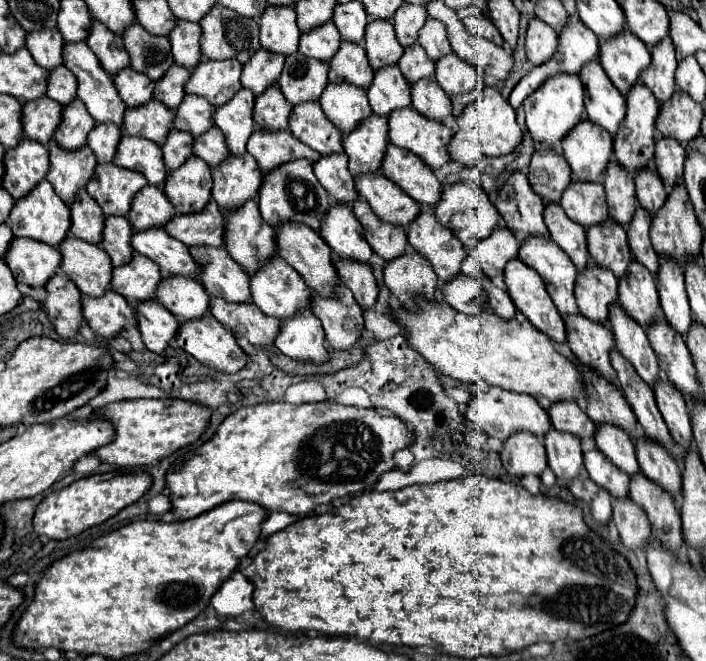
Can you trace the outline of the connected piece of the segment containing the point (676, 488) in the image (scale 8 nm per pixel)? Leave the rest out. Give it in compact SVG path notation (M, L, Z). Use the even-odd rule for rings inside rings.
M640 438L636 444L636 456L642 474L656 482L662 490L666 490L672 498L678 498L682 492L682 474L678 464L670 458L668 452L662 450L656 442L648 438Z

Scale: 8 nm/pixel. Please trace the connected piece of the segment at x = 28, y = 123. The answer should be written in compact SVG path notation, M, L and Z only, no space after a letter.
M48 96L36 102L26 102L22 108L24 136L48 146L56 128L62 122L62 110L64 108L56 100L50 100Z

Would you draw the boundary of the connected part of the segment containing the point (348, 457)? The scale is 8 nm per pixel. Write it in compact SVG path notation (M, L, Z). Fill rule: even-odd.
M272 402L272 404L256 404L256 406L248 406L248 408L238 408L236 412L230 414L230 418L224 418L220 424L220 430L208 440L204 442L200 448L196 448L196 454L192 454L186 462L178 464L172 472L166 474L166 488L170 490L170 512L174 512L174 516L178 520L186 520L186 518L196 518L198 514L212 510L228 500L246 500L246 502L254 502L258 506L262 506L268 512L288 512L292 516L304 516L306 512L314 510L316 504L330 504L336 498L342 498L346 494L360 494L360 492L368 492L372 490L372 484L378 480L378 476L382 472L388 472L394 468L392 464L392 454L396 450L406 448L412 442L412 432L404 426L402 420L398 420L392 414L384 414L384 412L376 412L372 408L358 408L358 406L344 406L344 404L332 404L330 402L318 402L318 404L288 404L288 402Z

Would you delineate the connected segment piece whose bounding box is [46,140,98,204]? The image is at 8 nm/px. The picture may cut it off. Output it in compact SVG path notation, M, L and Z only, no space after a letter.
M54 140L50 142L50 172L48 182L54 186L56 194L62 202L72 204L80 188L88 186L92 180L92 172L96 170L96 156L88 146L76 152L60 150Z

